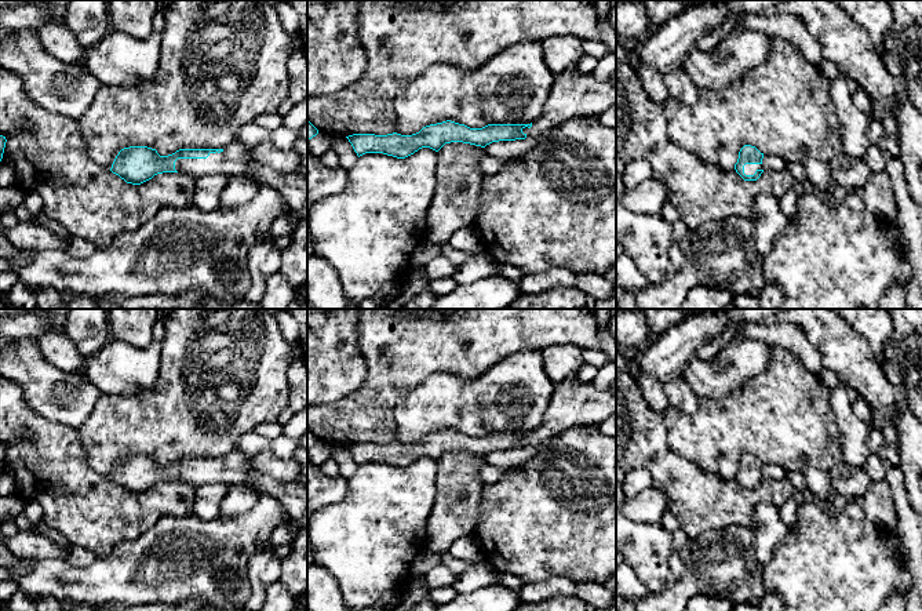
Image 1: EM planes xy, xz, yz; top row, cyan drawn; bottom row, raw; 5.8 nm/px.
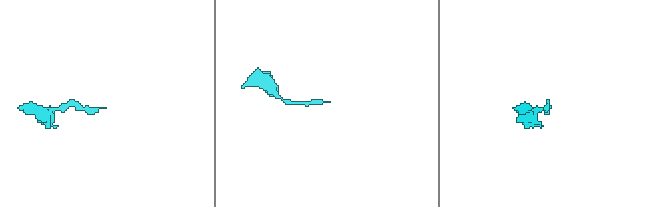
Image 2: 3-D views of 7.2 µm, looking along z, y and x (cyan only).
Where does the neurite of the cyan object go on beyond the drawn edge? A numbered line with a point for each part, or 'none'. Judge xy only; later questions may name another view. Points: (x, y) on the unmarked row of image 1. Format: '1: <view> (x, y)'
1: xy (236, 466)

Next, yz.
1: yz (749, 477)

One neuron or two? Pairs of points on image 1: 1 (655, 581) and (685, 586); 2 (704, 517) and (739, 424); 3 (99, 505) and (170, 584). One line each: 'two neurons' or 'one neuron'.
1: two neurons
2: two neurons
3: two neurons

